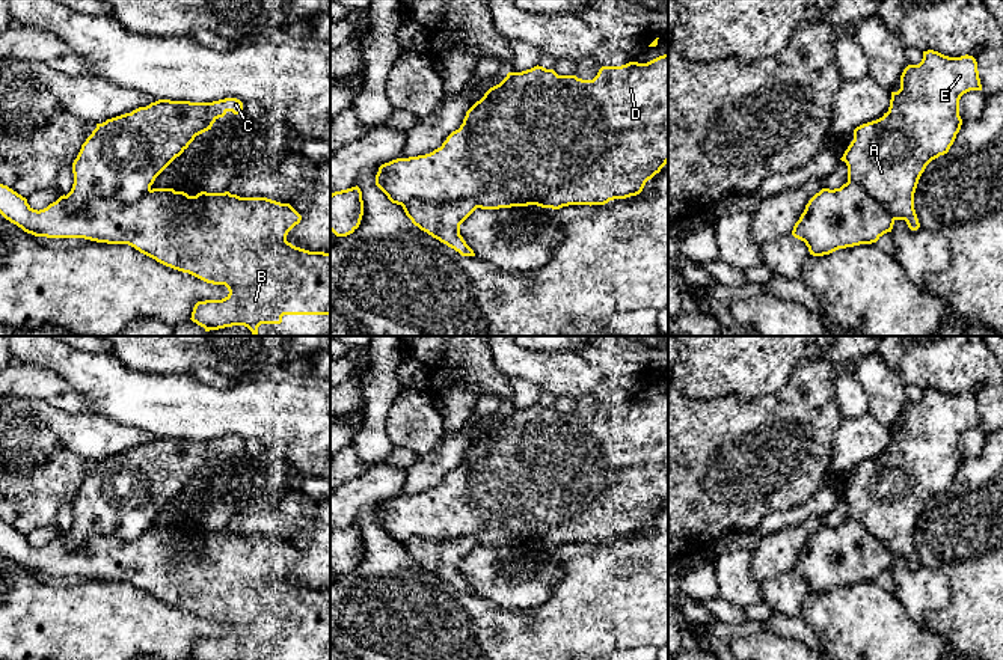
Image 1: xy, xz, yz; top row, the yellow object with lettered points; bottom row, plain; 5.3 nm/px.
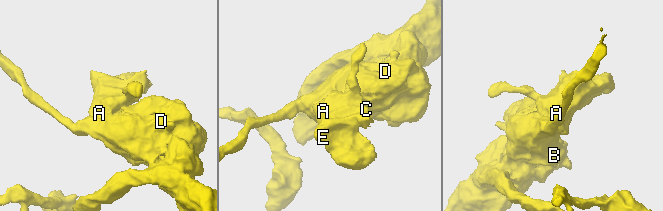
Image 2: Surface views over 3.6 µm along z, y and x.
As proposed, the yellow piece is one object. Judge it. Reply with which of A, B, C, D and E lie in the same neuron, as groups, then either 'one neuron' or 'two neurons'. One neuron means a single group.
A C E / B D | two neurons

